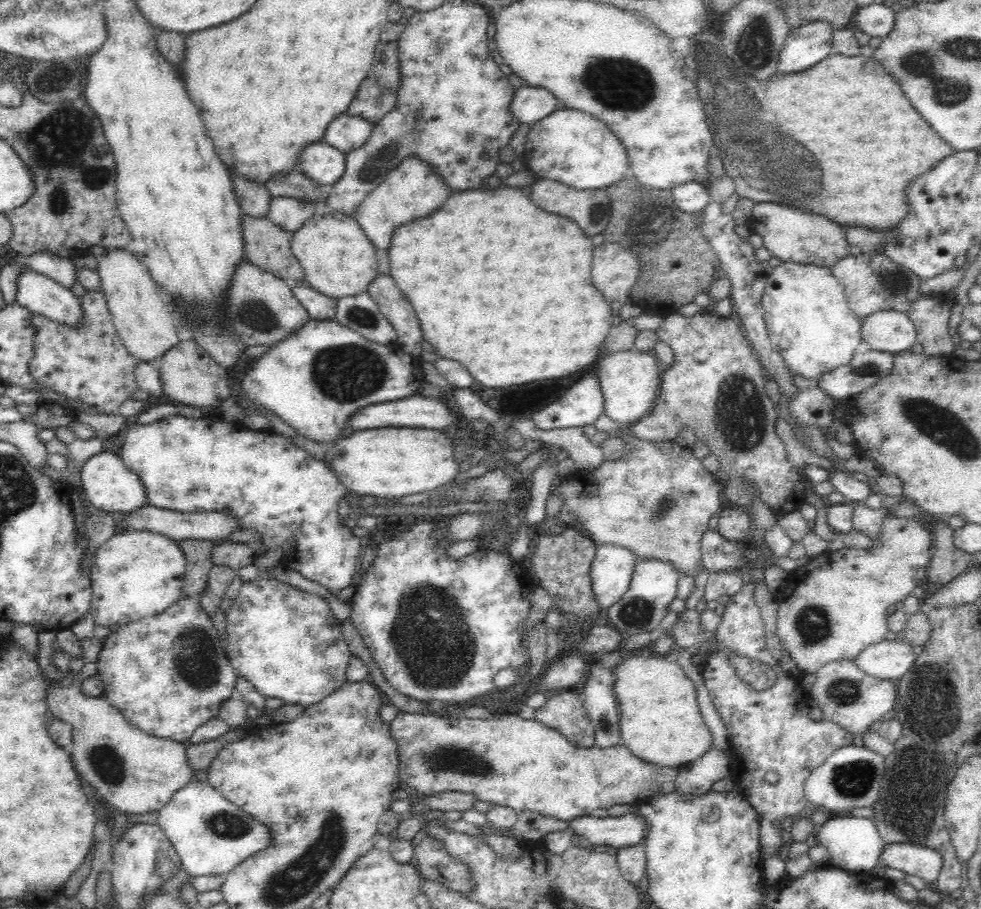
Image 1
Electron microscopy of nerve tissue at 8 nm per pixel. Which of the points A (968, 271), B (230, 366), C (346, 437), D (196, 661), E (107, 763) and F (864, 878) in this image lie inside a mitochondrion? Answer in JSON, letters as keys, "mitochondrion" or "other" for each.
{"A":"other","B":"other","C":"other","D":"mitochondrion","E":"mitochondrion","F":"other"}

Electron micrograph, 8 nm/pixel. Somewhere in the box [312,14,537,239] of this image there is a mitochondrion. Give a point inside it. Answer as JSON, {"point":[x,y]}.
{"point":[380,161]}

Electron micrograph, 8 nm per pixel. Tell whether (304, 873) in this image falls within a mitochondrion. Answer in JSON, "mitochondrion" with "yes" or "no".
{"mitochondrion":"yes"}

